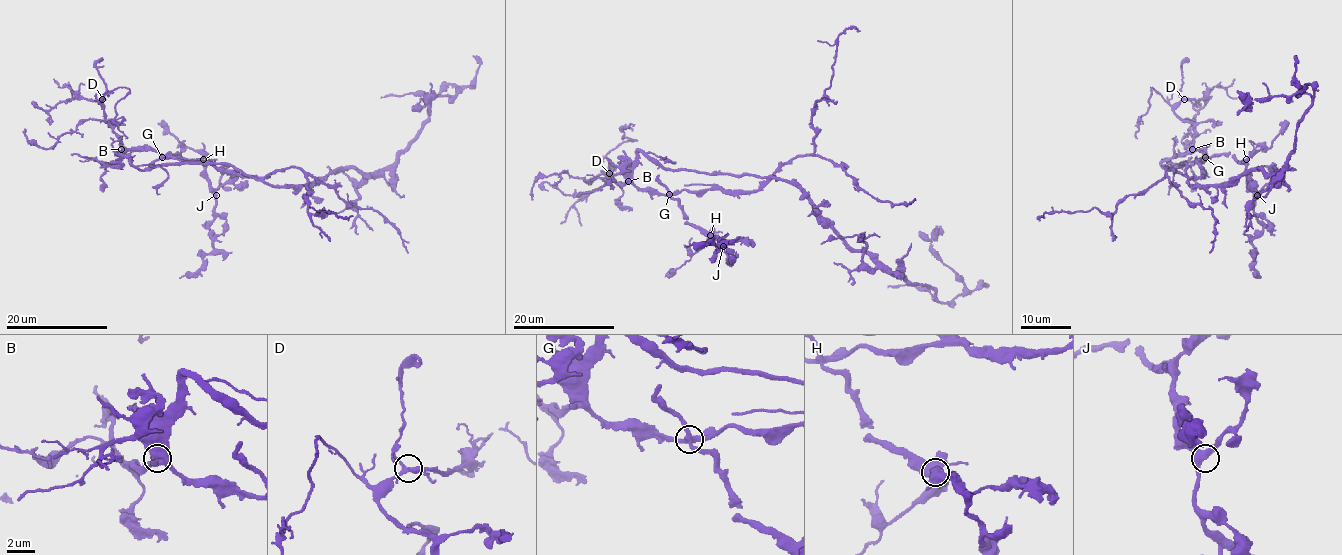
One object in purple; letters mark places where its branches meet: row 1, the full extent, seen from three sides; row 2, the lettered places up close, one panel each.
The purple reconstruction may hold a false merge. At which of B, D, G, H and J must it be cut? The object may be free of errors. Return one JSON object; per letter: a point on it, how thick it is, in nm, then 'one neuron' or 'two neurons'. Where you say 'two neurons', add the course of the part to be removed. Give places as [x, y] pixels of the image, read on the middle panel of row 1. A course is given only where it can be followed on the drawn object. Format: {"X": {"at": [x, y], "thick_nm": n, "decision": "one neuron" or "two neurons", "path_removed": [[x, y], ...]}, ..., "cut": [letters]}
{"B": {"at": [628, 181], "thick_nm": 440, "decision": "one neuron"}, "D": {"at": [609, 173], "thick_nm": 320, "decision": "one neuron"}, "G": {"at": [669, 194], "thick_nm": 360, "decision": "two neurons", "path_removed": [[669, 195], [678, 201], [685, 221], [722, 243], [715, 251], [719, 241], [686, 246]]}, "H": {"at": [710, 235], "thick_nm": 460, "decision": "one neuron"}, "J": {"at": [723, 246], "thick_nm": 400, "decision": "one neuron"}, "cut": ["G"]}

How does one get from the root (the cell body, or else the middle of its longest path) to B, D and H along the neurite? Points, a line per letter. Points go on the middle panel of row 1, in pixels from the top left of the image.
B: (794, 186), (770, 177), (752, 191), (681, 190), (665, 195), (655, 190), (638, 190), (628, 181)
D: (794, 186), (770, 177), (752, 191), (681, 190), (665, 195), (618, 183), (611, 163), (609, 173)
H: (794, 186), (770, 177), (752, 191), (681, 190), (674, 193), (671, 197), (678, 201), (685, 221), (710, 235)

